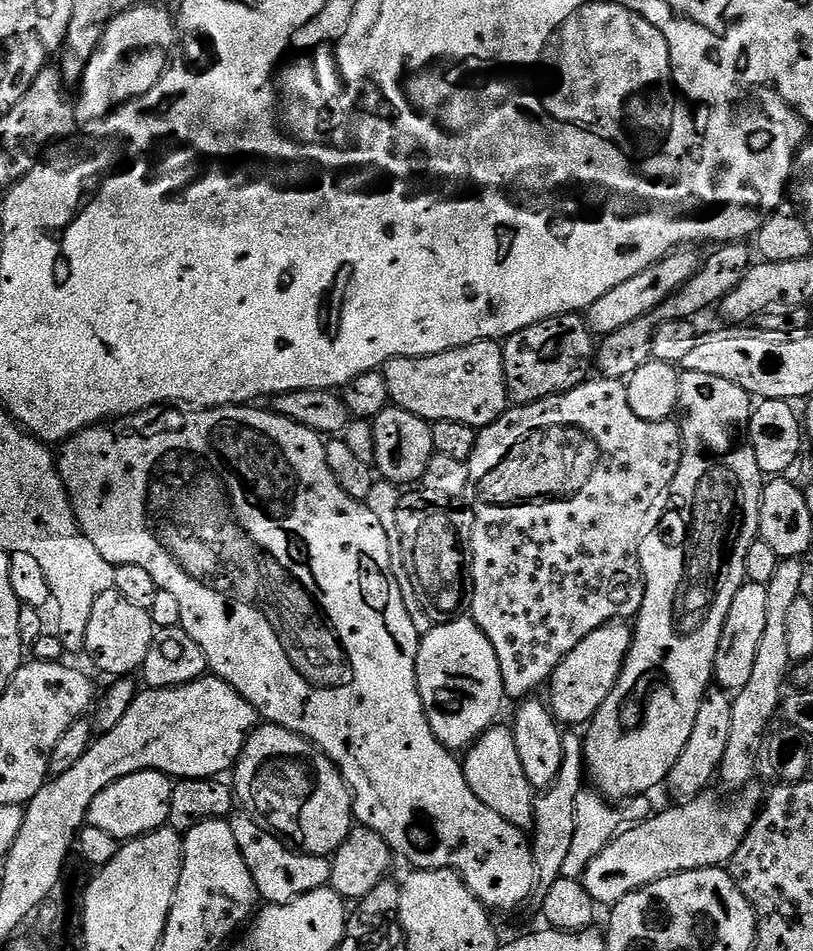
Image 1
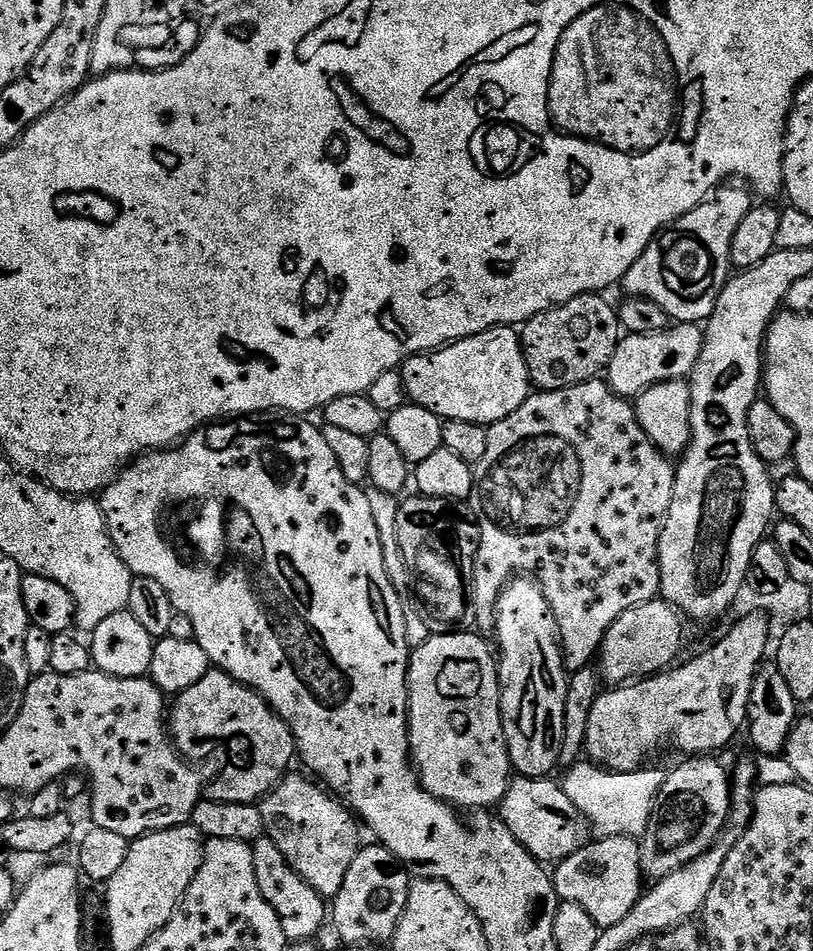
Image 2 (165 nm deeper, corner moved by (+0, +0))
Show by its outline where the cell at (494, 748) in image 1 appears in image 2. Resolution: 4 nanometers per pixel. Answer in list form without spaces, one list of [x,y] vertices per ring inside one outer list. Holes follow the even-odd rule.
[[[517,775],[509,783],[504,799],[498,805],[499,819],[504,821],[505,826],[518,838],[518,842],[532,857],[545,866],[555,865],[557,862],[565,860],[570,854],[574,854],[578,849],[583,848],[586,843],[584,828],[586,832],[586,821],[581,816],[574,802],[568,797],[567,791],[552,781],[552,778],[529,778]]]

